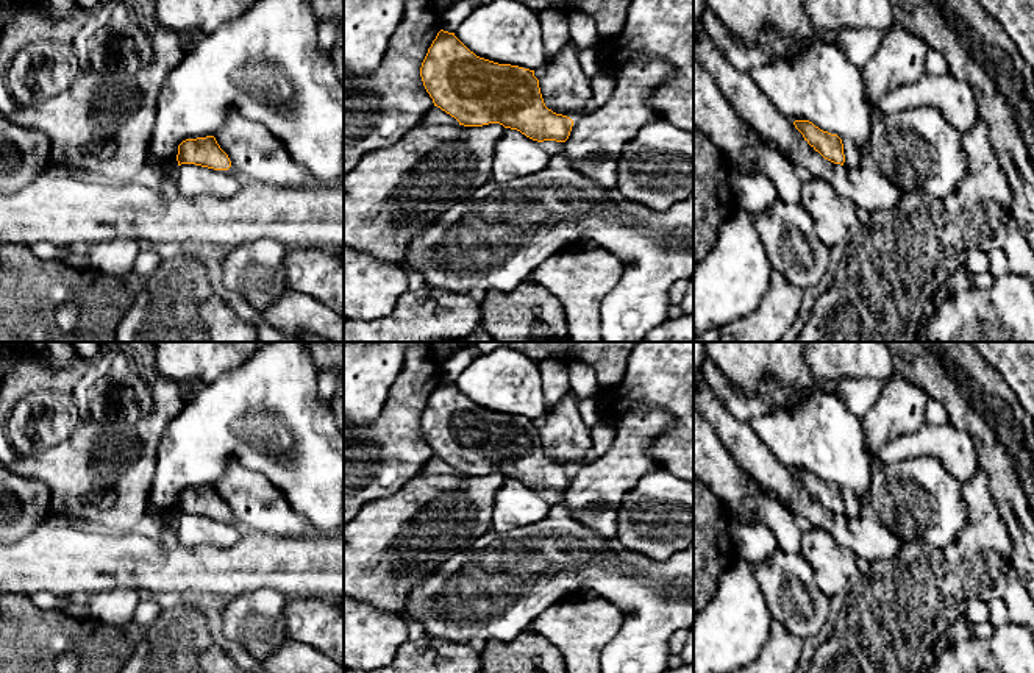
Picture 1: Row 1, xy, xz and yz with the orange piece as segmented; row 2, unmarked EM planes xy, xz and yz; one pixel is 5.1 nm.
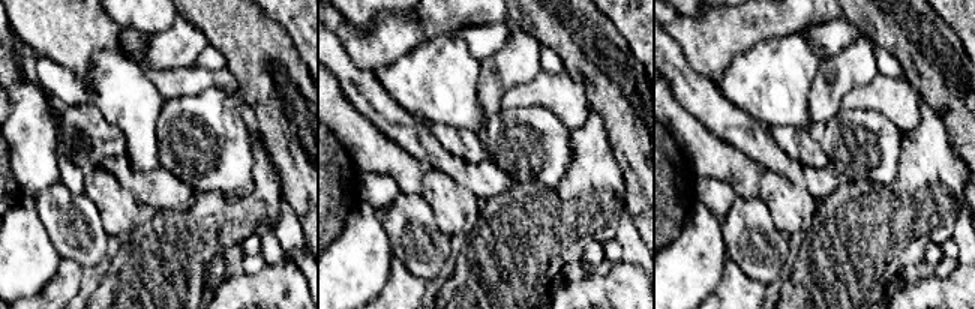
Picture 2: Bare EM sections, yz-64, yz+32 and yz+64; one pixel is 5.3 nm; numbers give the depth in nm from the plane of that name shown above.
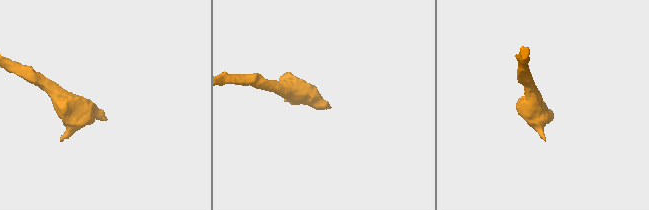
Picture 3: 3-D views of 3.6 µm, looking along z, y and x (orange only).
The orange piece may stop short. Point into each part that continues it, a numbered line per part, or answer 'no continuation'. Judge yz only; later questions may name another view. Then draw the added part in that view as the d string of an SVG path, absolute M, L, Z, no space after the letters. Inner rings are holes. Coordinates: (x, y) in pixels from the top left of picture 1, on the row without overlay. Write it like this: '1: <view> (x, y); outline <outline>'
1: yz (853, 505); outline M842 489L845 512L850 518L861 518L864 515L862 500L850 489Z

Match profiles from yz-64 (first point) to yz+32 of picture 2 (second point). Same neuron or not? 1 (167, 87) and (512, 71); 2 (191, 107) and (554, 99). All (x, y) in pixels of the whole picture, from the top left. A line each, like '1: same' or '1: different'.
1: different
2: different

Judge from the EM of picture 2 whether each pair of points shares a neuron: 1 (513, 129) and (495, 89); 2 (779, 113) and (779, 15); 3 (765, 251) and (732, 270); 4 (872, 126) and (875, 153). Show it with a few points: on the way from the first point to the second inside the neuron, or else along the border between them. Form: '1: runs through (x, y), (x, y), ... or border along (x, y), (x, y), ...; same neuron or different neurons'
1: border along (503, 108), (486, 120); different neurons
2: border along (803, 30), (764, 38), (746, 50); different neurons
3: border along (728, 257), (747, 276), (764, 285); different neurons
4: runs through (872, 132), (875, 147); same neuron

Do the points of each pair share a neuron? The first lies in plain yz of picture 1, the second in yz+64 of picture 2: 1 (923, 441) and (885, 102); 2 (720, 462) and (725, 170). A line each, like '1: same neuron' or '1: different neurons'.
1: same neuron
2: same neuron

